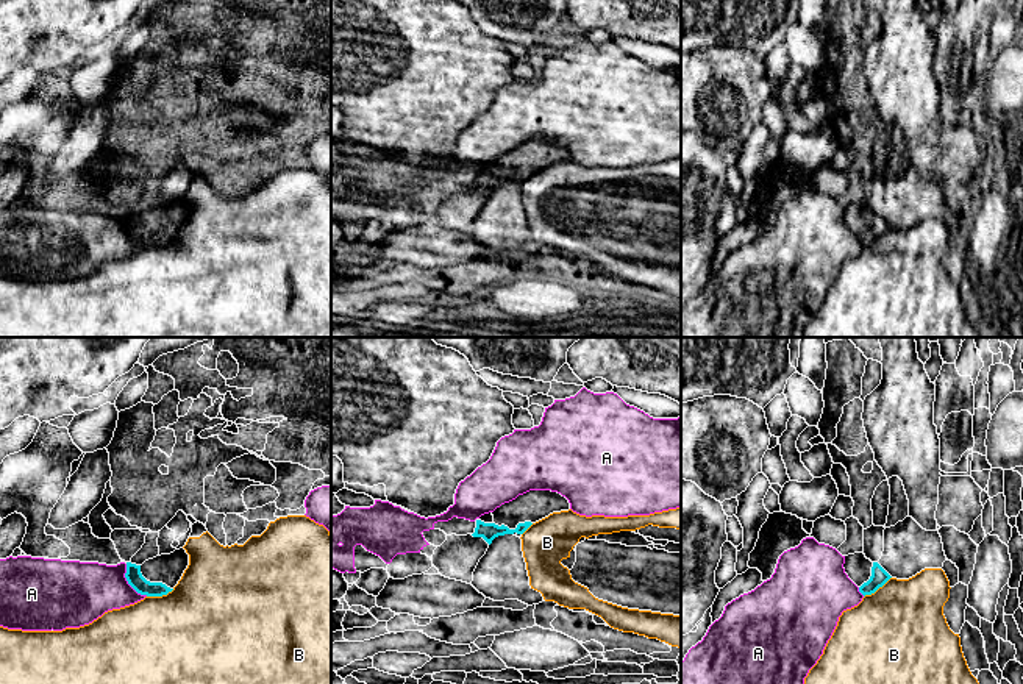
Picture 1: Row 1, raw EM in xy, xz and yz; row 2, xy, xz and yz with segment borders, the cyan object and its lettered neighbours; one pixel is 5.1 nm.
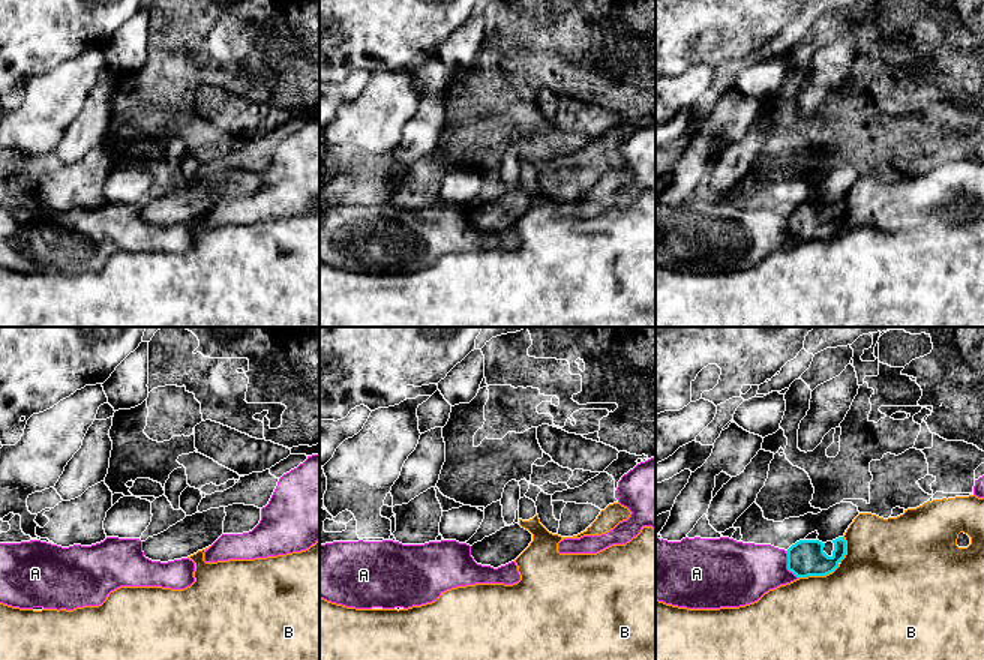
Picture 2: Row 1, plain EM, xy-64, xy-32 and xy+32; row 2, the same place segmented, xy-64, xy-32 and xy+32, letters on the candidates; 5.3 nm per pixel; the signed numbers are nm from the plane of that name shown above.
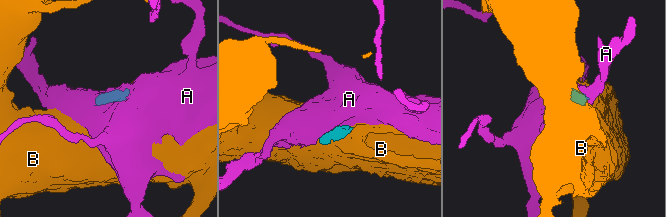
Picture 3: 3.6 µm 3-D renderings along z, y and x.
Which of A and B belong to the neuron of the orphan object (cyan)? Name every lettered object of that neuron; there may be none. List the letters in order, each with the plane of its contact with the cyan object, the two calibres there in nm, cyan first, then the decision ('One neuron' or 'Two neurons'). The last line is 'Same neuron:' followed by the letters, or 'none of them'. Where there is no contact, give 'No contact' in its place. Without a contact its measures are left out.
A: Touches cyan in xy. Thickness 90 nm (cyan) against 320 nm. Two neurons
B: Touches cyan in yz. Thickness 90 nm (cyan) against 480 nm. Two neurons
Same neuron: none of them

